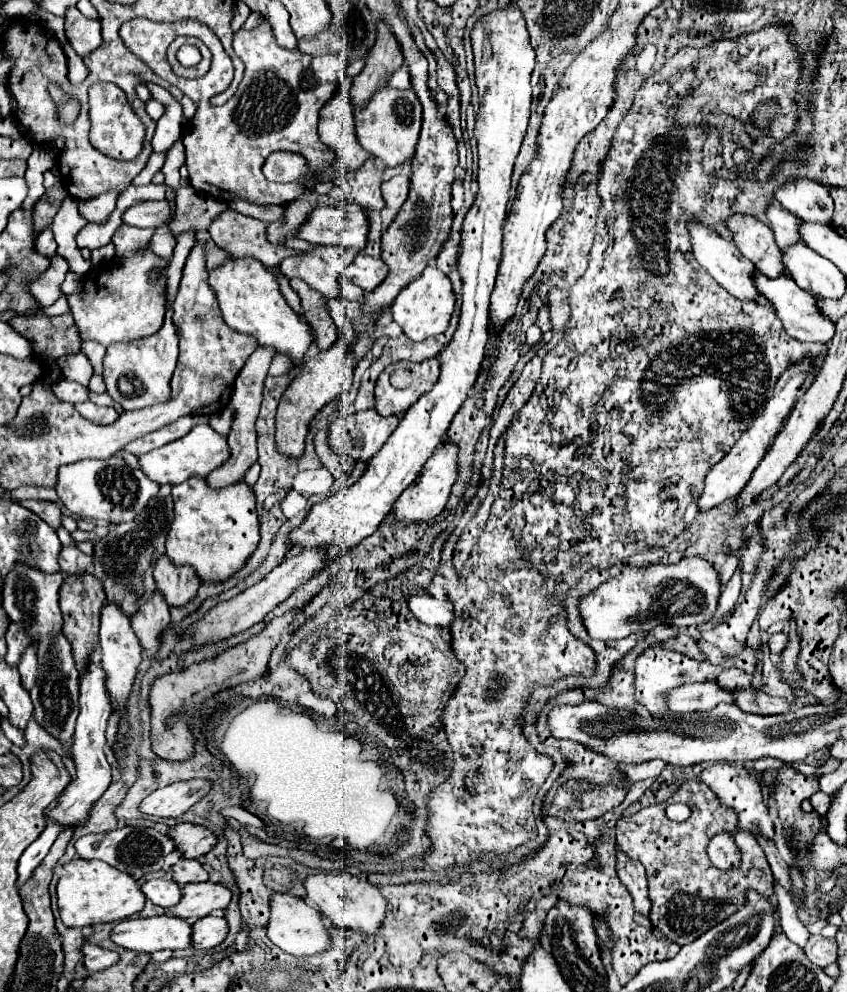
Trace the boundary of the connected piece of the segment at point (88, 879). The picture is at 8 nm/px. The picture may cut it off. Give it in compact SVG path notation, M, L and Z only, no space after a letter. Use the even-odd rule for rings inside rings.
M73 859L63 865L63 875L57 883L57 905L61 921L67 927L85 927L121 921L139 913L145 905L145 895L141 895L141 889L131 875L125 875L101 861Z

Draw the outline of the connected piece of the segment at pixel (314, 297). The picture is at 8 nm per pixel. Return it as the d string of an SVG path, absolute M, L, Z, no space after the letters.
M291 279L291 287L299 293L301 297L301 307L303 307L303 317L311 325L315 337L315 347L319 351L325 351L338 338L337 327L329 315L329 307L325 303L325 297L313 291L307 283L301 283L301 279Z

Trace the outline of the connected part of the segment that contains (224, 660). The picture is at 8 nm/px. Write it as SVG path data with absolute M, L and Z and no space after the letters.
M293 609L283 617L273 619L267 629L263 633L259 633L257 637L249 639L247 643L241 643L233 649L227 649L225 653L217 655L215 659L203 661L199 665L191 665L189 669L181 671L181 673L169 673L163 675L159 679L155 679L151 693L149 693L149 709L151 709L151 749L157 757L165 759L165 761L185 761L193 755L193 735L189 729L189 717L195 711L197 705L201 705L205 701L205 697L227 689L227 687L235 687L243 681L251 681L257 675L267 671L267 663L269 663L269 655L271 651L281 643L285 633L291 633L299 627L293 627L295 619L299 619L303 613L301 609Z

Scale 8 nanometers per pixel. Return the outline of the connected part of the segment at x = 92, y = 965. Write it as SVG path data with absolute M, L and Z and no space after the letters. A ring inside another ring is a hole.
M83 943L81 953L83 953L83 965L89 973L111 967L111 963L117 963L117 959L119 959L119 955L115 951L107 951L107 949L101 949L91 943Z

